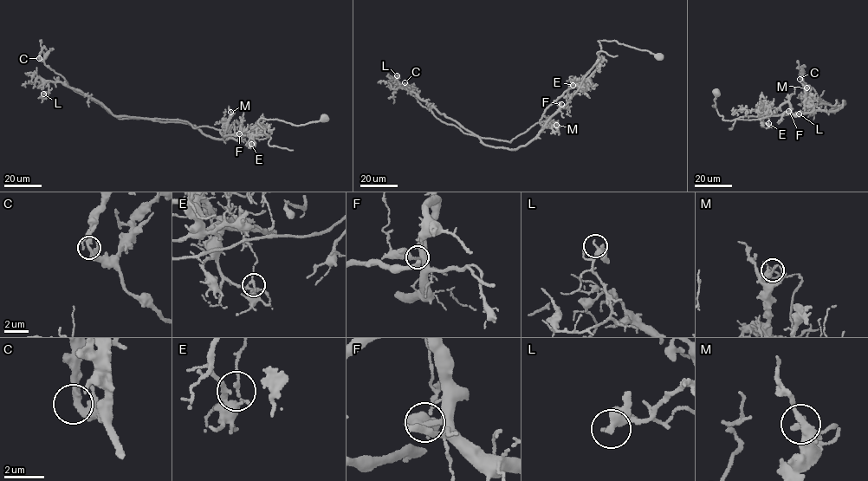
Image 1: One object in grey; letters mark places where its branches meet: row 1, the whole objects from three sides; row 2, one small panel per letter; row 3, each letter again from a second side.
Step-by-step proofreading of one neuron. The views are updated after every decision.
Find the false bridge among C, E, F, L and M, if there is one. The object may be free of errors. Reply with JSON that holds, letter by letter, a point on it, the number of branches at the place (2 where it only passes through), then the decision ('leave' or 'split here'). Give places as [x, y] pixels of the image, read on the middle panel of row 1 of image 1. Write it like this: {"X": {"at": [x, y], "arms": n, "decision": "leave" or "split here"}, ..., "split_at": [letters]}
{"C": {"at": [404, 82], "arms": 2, "decision": "leave"}, "E": {"at": [573, 85], "arms": 2, "decision": "split here"}, "F": {"at": [561, 104], "arms": 2, "decision": "leave"}, "L": {"at": [397, 75], "arms": 2, "decision": "leave"}, "M": {"at": [556, 125], "arms": 2, "decision": "leave"}, "split_at": ["E"]}

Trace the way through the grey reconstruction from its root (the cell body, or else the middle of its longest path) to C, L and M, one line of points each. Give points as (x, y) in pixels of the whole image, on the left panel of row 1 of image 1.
C: (323, 118), (300, 126), (260, 118), (268, 136), (224, 137), (180, 120), (119, 119), (75, 92), (39, 58)
L: (323, 118), (260, 118), (268, 136), (224, 137), (180, 120), (114, 116), (61, 82), (43, 94)
M: (323, 118), (300, 126), (260, 118), (258, 123), (268, 136), (251, 133), (224, 137), (220, 130), (230, 112)

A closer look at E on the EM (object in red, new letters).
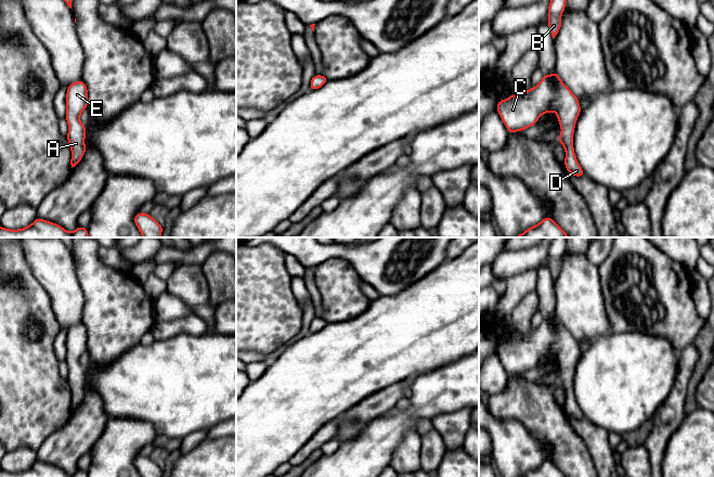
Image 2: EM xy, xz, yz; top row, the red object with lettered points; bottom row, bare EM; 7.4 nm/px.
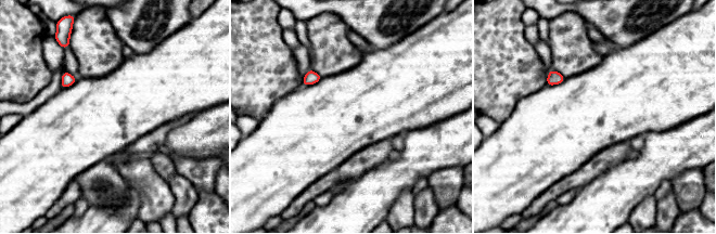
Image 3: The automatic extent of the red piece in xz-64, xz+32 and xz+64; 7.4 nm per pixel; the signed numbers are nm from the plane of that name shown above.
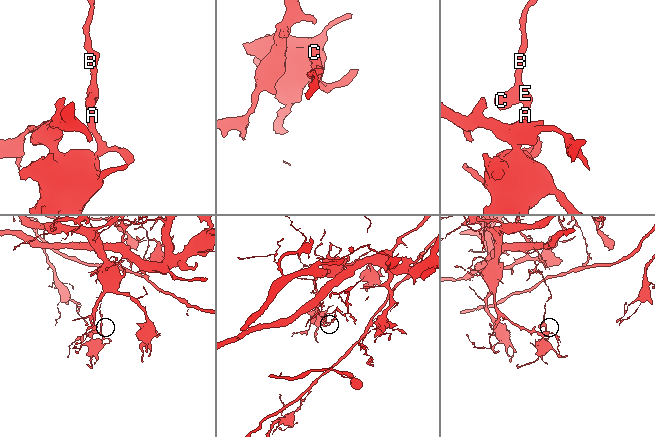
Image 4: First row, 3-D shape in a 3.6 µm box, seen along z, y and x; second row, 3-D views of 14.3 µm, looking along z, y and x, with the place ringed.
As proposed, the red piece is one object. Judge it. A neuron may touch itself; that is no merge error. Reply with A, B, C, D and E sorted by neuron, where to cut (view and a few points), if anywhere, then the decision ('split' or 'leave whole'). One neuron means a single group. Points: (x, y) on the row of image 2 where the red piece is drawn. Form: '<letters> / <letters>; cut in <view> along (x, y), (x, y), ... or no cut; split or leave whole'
A D / B C E; cut in xy along (82, 125), (78, 132), (69, 131); split

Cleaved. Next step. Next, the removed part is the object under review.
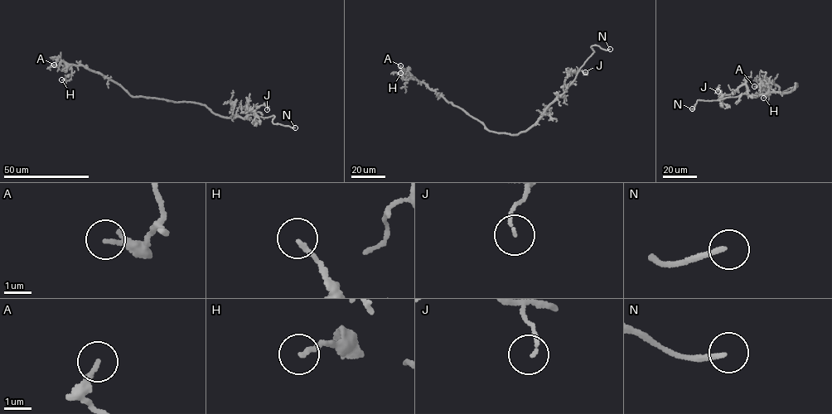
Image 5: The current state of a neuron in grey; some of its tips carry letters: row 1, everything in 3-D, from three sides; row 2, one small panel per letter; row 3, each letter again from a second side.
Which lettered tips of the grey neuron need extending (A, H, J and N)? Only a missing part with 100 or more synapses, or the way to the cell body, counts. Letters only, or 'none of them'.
N

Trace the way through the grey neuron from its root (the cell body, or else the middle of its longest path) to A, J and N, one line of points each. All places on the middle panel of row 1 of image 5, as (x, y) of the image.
A: (509, 134), (490, 131), (423, 82), (410, 78), (400, 65)
J: (509, 134), (519, 133), (532, 127), (557, 97), (563, 95), (563, 83), (570, 74), (579, 70), (585, 72)
N: (509, 134), (516, 134), (529, 129), (549, 104), (563, 94), (594, 51), (592, 45), (610, 49)

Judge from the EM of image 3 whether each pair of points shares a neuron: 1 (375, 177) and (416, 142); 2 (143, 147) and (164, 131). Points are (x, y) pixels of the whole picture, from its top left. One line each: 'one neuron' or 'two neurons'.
1: one neuron
2: one neuron

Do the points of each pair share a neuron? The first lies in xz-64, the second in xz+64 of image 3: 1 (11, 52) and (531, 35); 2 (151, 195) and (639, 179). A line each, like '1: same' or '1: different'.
1: different
2: different

